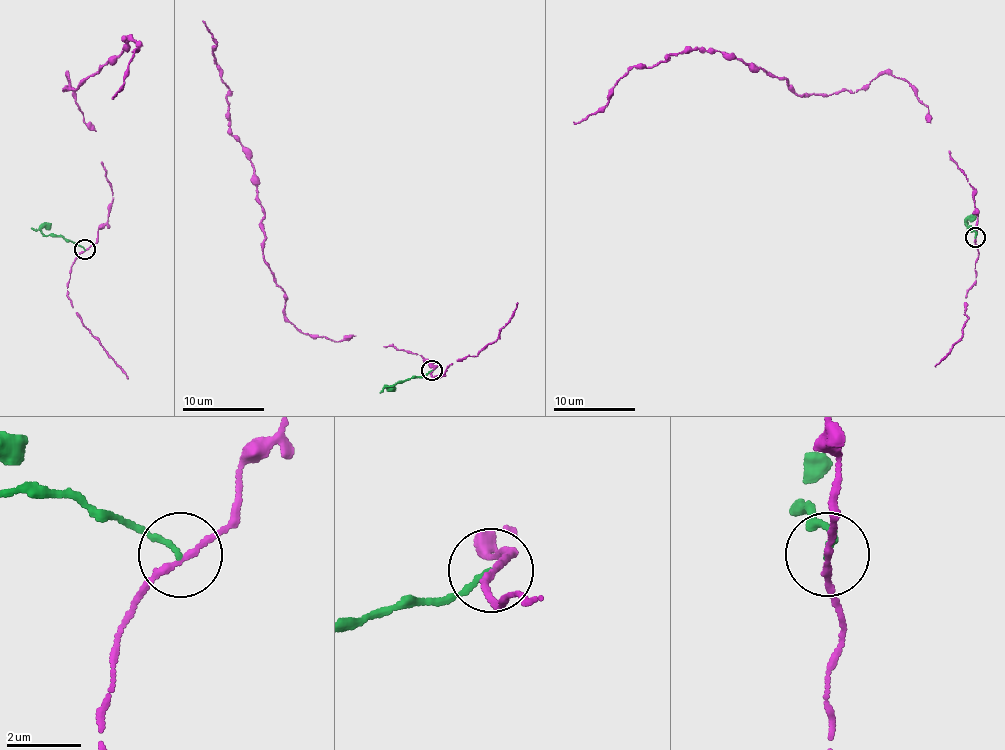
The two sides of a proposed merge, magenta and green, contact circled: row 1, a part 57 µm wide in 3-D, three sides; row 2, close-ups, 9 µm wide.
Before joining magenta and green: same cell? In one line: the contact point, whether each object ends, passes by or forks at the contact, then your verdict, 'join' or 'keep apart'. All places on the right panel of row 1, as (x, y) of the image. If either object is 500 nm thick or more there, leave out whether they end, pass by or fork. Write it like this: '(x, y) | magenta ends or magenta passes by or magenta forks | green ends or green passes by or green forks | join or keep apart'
(975, 237) | magenta passes by | green ends | keep apart

